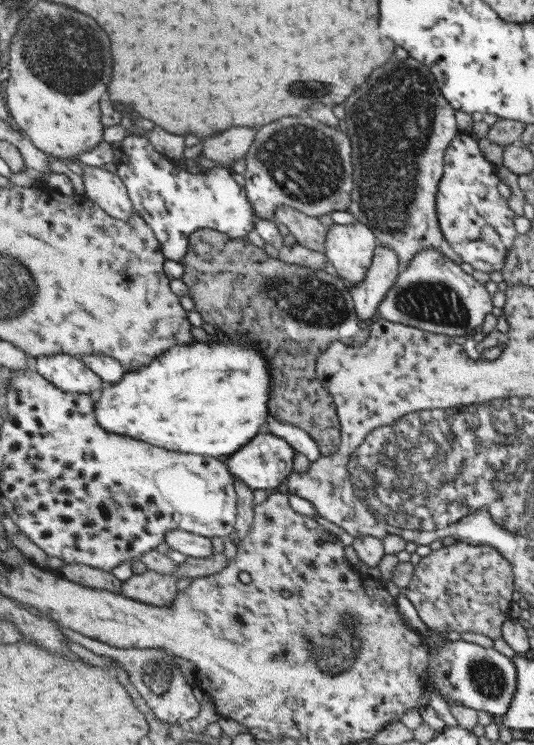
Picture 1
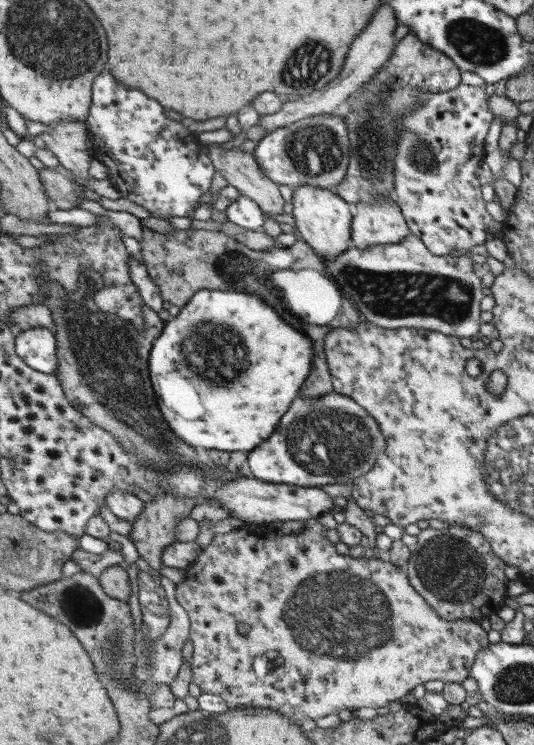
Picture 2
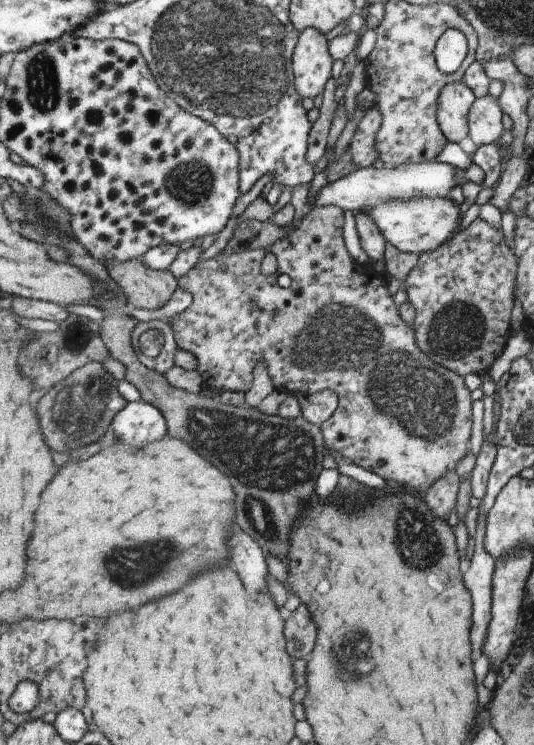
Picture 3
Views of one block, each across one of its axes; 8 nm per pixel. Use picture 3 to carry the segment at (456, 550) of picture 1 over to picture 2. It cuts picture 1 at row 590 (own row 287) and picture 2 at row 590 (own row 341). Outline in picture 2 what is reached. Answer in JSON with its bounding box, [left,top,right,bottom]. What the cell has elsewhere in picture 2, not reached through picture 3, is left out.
[409,528,507,622]

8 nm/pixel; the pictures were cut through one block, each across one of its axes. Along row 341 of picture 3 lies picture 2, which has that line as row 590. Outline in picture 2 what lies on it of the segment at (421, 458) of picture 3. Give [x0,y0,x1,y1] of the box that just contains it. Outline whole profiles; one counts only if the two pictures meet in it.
[177,520,489,726]

